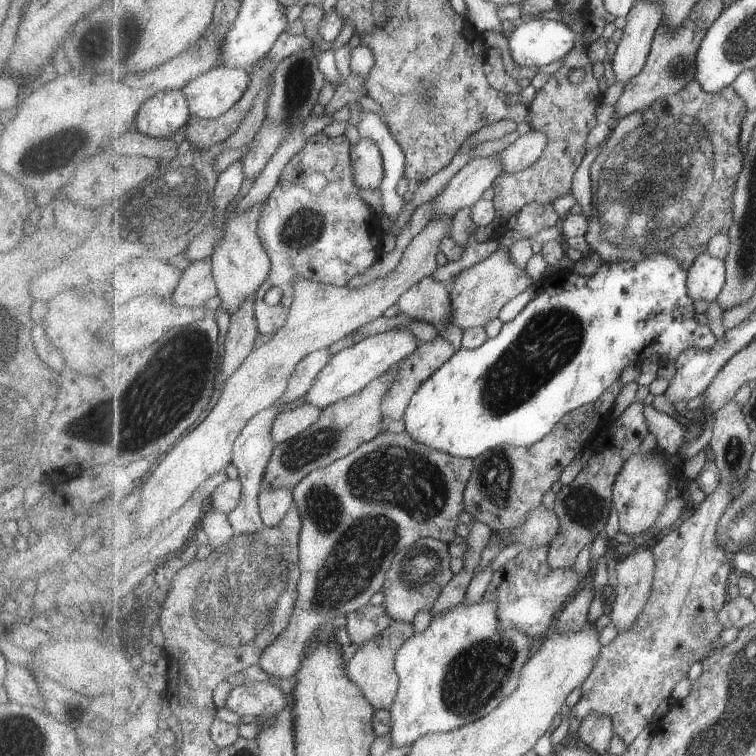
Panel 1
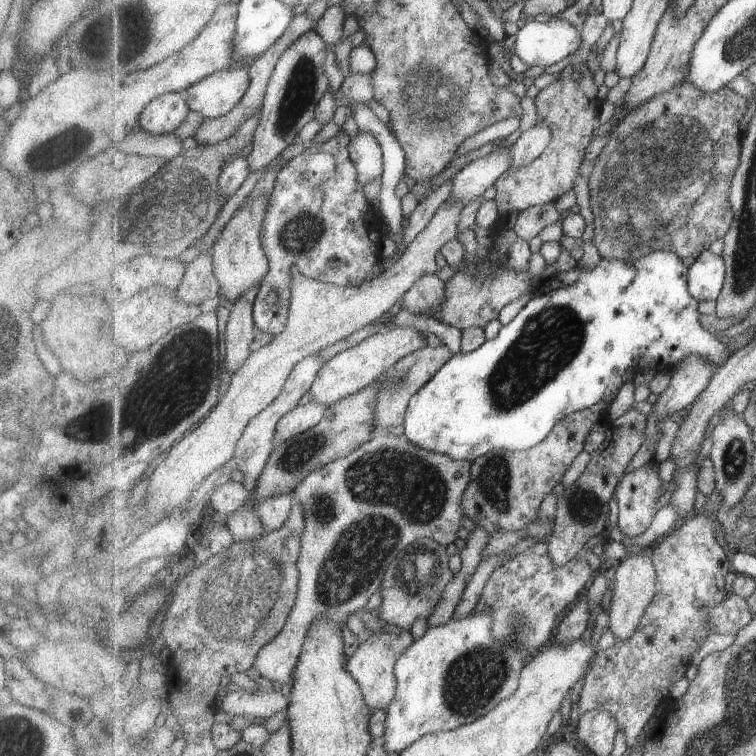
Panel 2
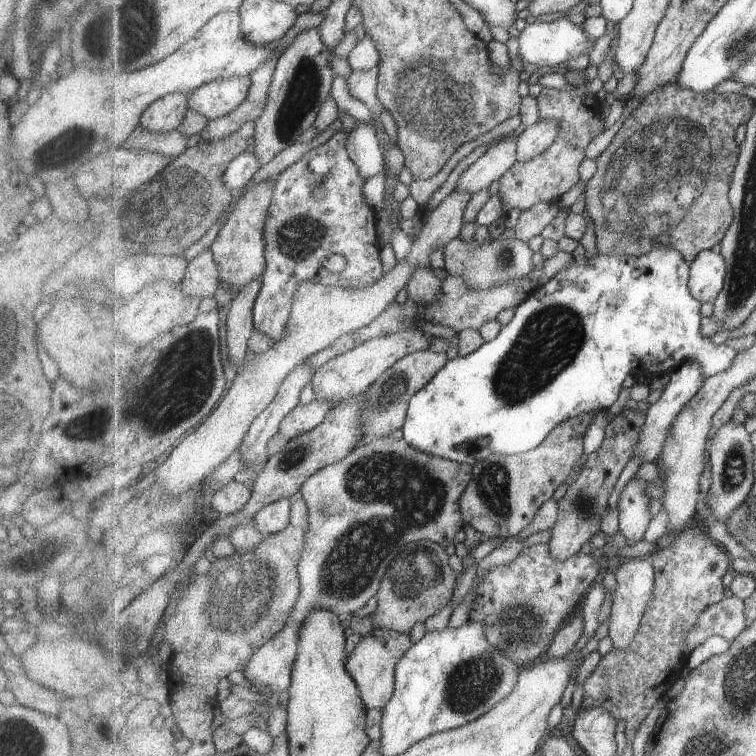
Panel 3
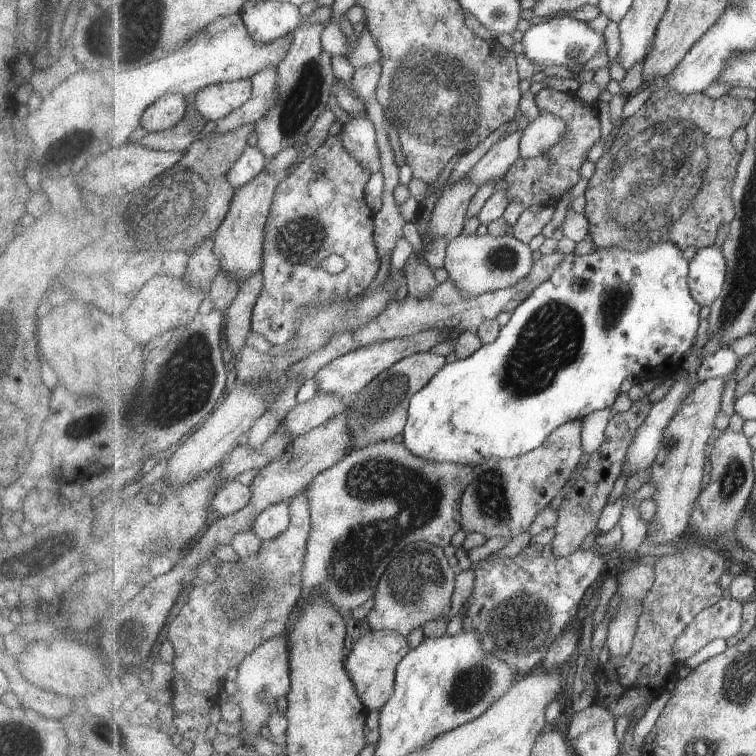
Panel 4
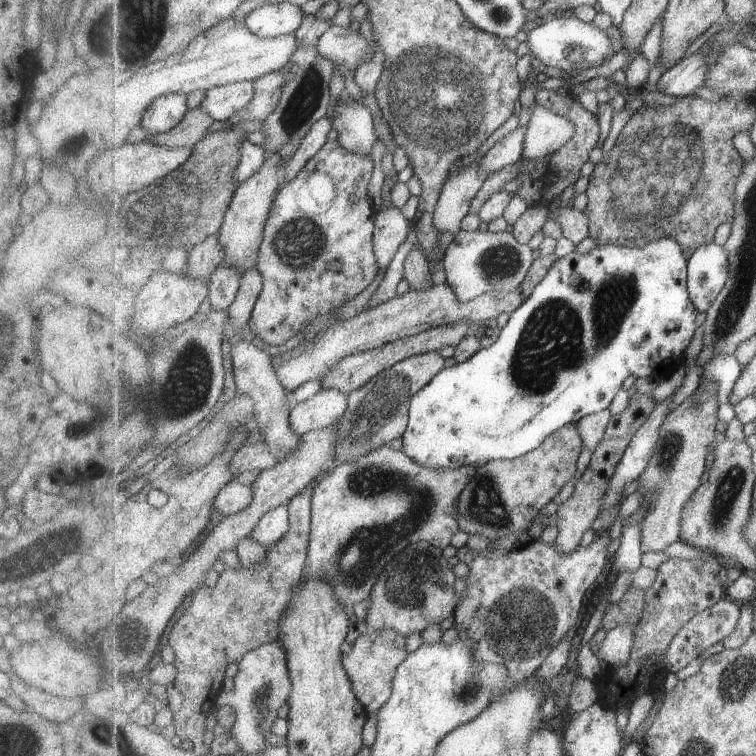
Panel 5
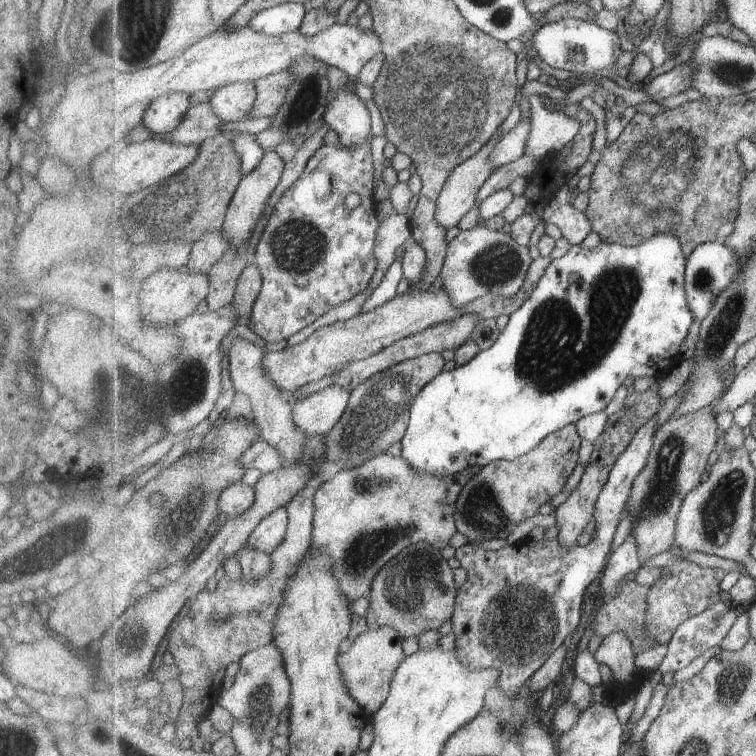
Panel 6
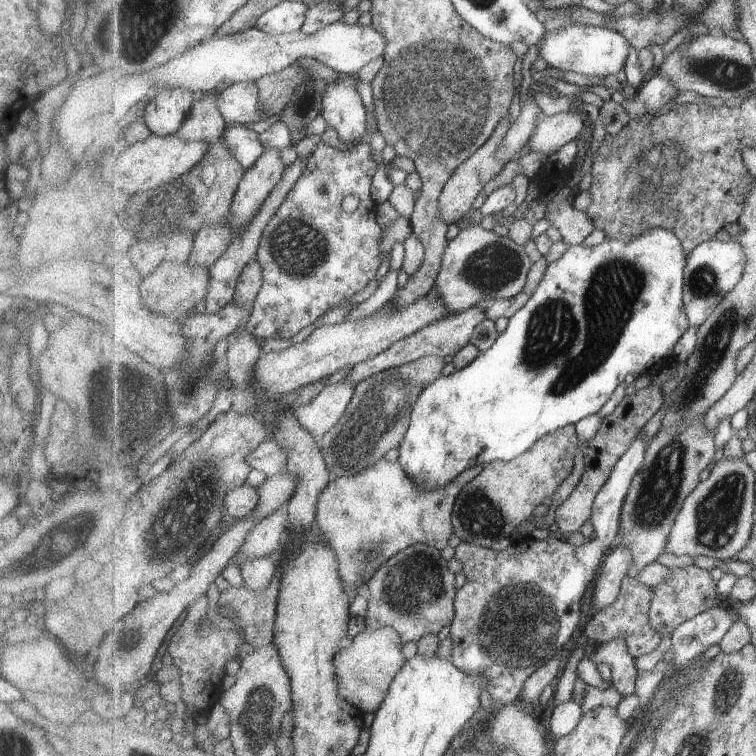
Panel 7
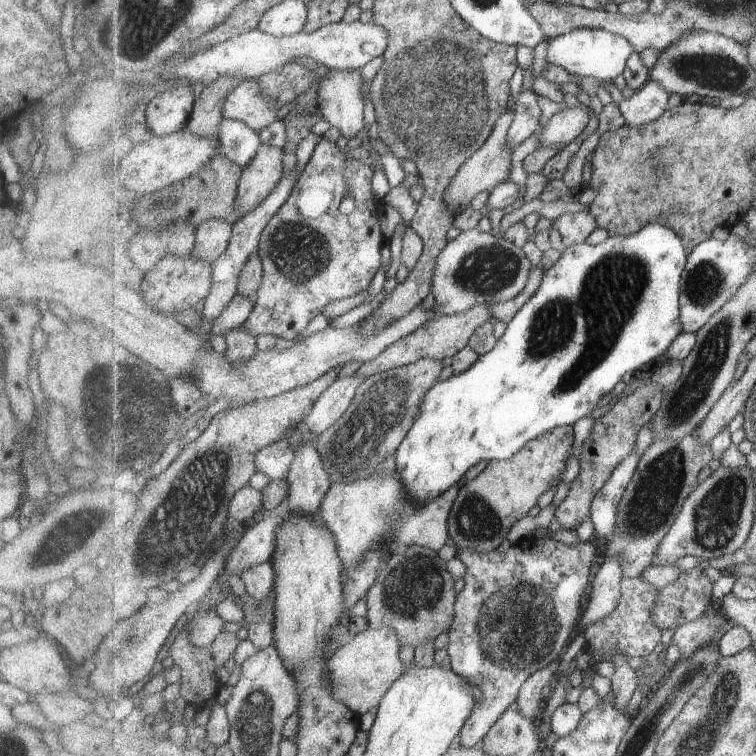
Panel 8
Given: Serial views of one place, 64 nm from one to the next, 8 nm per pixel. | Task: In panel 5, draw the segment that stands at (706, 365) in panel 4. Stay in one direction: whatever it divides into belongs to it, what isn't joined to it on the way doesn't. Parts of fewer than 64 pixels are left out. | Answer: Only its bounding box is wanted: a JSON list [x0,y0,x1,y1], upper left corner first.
[703,355,745,423]

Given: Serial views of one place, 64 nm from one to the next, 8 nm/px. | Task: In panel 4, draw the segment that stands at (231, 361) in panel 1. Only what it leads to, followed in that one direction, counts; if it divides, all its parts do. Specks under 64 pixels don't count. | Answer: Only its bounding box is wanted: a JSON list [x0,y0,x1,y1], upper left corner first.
[226,272,264,357]

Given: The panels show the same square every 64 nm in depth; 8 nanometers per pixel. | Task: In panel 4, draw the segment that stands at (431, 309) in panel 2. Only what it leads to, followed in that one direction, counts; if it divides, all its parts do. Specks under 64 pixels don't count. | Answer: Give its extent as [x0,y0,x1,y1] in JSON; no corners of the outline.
[404,254,440,298]

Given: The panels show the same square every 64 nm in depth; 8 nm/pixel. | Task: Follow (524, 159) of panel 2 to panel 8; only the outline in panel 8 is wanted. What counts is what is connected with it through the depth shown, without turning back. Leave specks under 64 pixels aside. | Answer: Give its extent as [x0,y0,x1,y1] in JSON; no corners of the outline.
[537,104,591,150]

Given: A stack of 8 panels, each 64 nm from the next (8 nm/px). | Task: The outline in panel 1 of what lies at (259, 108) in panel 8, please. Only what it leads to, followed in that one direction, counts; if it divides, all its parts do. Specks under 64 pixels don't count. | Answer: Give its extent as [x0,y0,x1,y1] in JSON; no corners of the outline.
[183,65,251,119]

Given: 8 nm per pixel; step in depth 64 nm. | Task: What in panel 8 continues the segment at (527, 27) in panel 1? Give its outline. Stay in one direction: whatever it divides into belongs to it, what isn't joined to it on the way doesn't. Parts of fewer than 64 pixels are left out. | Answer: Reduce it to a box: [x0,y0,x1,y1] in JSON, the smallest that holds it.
[547,28,636,82]

